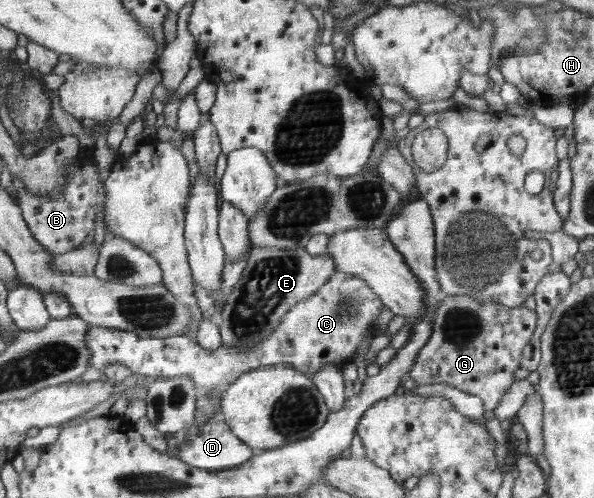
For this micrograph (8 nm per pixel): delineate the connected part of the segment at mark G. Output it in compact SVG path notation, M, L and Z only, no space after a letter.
M471 294L444 295L434 317L433 336L418 354L410 373L410 383L420 385L447 383L453 385L466 393L481 397L483 409L490 411L498 405L500 398L512 385L512 381L514 381L512 373L518 369L522 351L529 343L532 331L536 331L536 326L535 310L529 310L523 305L509 308L502 305L501 302L478 301L478 298Z

